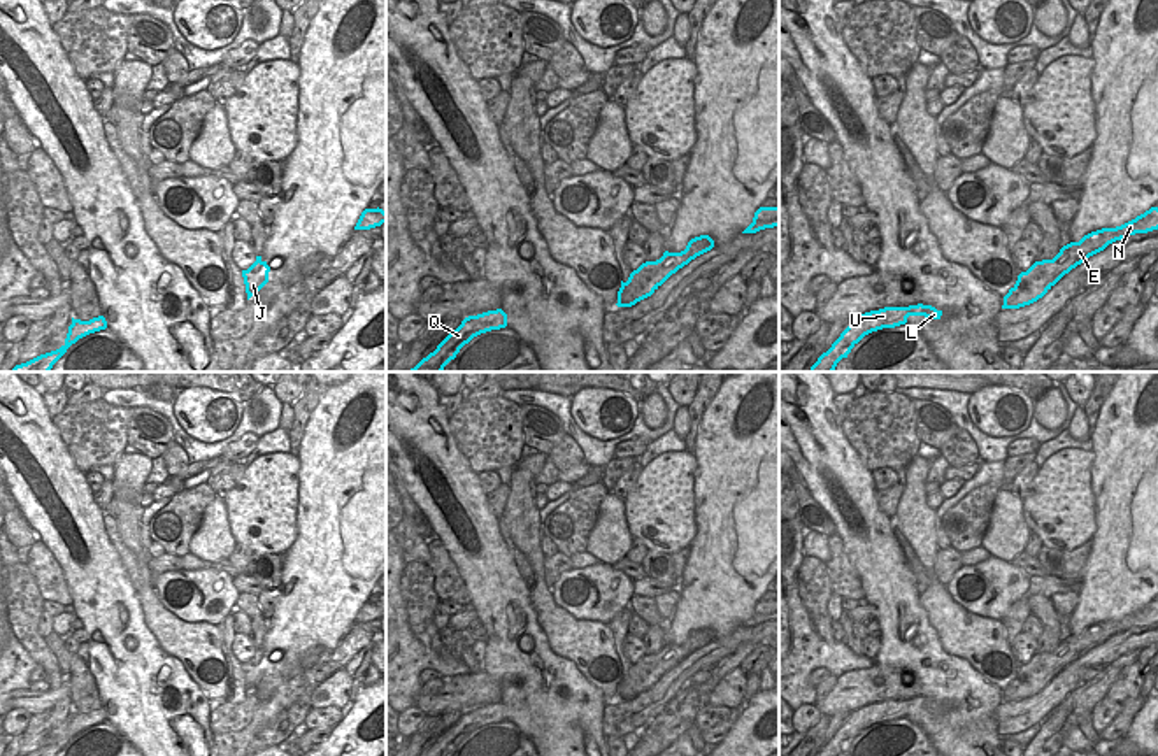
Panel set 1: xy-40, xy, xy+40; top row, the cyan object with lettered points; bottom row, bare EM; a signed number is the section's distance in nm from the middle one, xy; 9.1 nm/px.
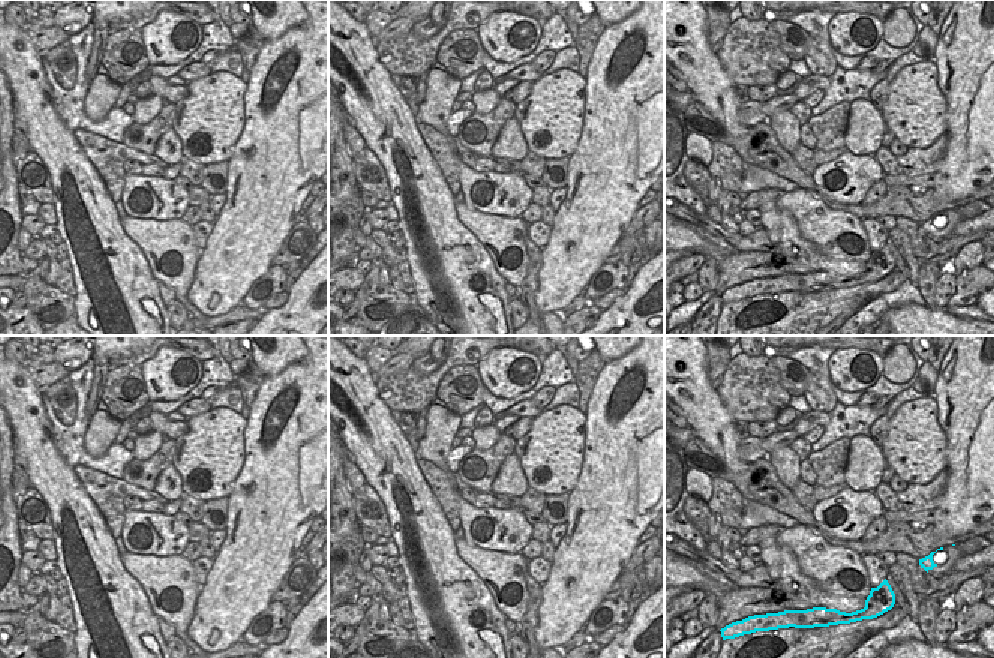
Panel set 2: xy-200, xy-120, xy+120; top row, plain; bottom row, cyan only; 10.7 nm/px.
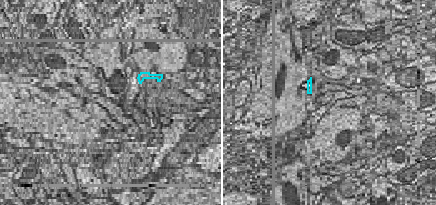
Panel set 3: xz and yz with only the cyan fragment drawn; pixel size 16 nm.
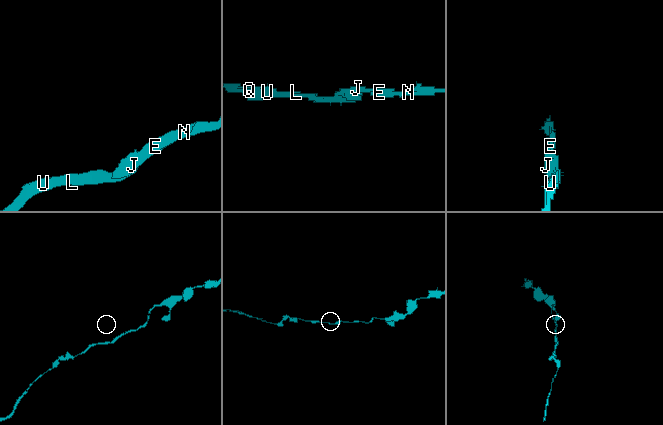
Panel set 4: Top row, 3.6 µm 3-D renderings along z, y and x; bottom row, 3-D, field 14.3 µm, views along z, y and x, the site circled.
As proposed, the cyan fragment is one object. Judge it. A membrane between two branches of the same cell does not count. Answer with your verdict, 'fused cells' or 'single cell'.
single cell

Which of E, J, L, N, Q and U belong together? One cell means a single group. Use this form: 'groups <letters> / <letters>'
groups E J L N Q U

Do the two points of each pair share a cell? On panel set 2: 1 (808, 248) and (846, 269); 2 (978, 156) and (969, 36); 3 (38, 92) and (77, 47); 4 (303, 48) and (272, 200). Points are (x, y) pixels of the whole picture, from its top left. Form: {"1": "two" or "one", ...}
{"1": "one", "2": "one", "3": "two", "4": "one"}

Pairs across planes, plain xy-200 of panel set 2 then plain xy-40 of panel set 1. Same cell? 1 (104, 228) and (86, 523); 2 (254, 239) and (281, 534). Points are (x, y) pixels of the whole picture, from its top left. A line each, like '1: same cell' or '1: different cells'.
1: same cell
2: different cells

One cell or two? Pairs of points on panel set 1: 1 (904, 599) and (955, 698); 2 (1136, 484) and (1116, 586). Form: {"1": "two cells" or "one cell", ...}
{"1": "one cell", "2": "one cell"}

